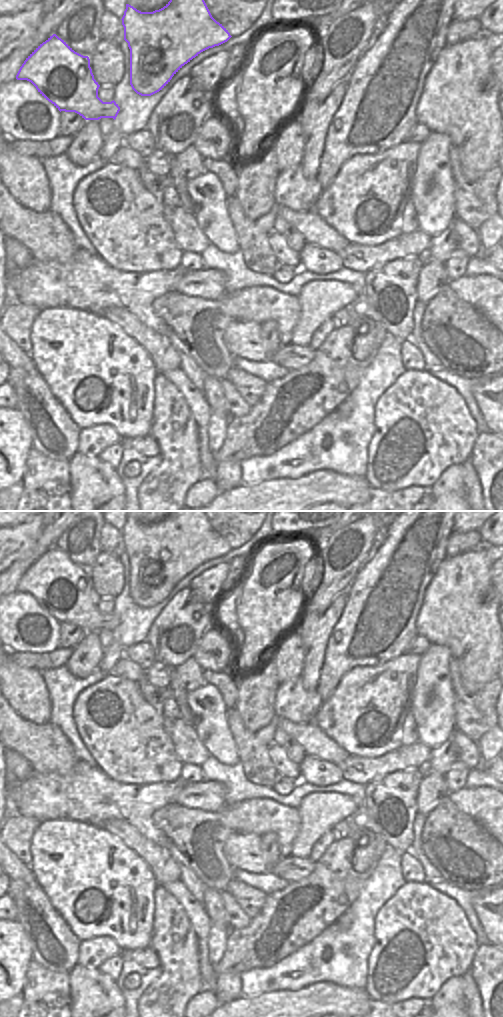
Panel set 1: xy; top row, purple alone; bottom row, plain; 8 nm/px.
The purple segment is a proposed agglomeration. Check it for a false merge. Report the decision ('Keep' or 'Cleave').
Keep

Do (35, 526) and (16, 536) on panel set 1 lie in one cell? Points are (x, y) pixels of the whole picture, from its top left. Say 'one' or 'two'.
one

